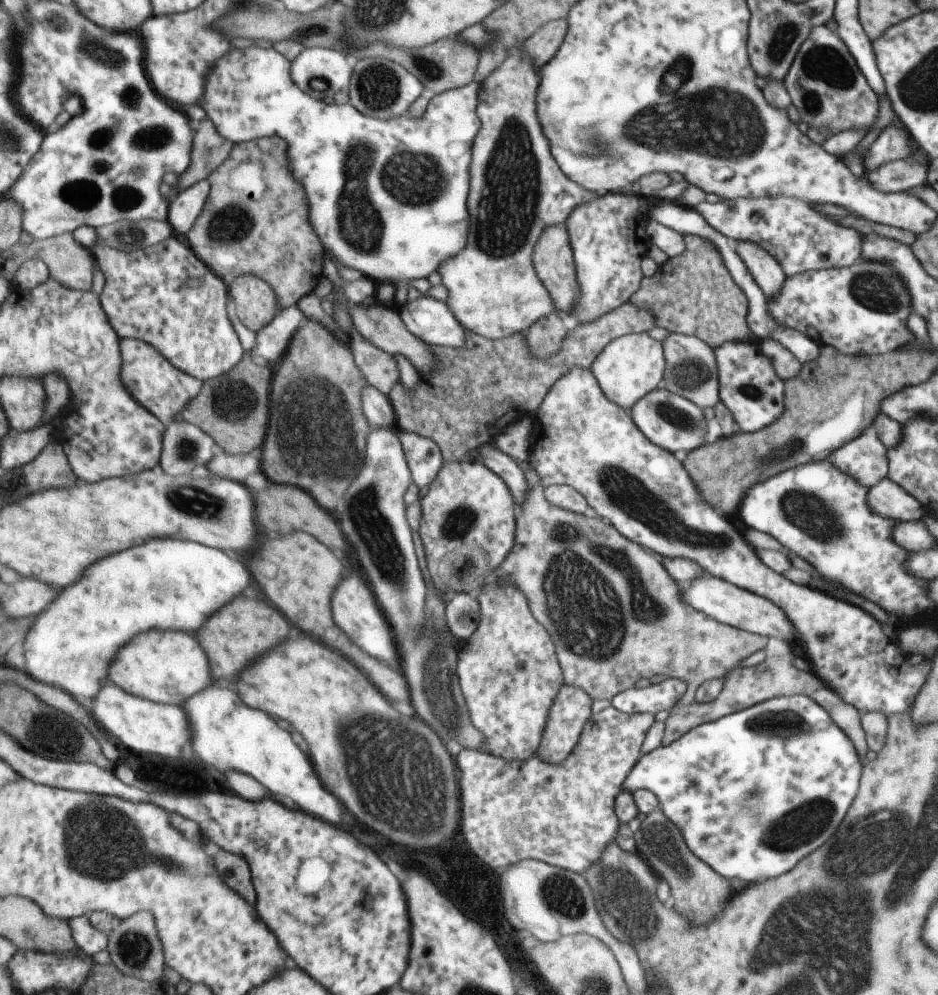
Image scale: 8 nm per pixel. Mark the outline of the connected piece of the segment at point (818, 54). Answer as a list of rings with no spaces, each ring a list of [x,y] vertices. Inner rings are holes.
[[[827,27],[812,28],[782,83],[801,121],[823,129],[828,138],[847,129],[871,130],[877,116],[877,96],[841,38]]]

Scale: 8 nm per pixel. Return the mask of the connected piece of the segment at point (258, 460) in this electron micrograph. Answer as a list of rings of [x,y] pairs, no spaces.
[[[263,446],[248,455],[230,455],[218,449],[206,464],[212,476],[217,475],[242,483],[249,474],[263,472]]]

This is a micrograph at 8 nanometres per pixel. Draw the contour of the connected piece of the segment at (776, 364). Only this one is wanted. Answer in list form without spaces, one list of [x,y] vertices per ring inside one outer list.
[[[773,339],[760,340],[759,349],[761,355],[770,360],[773,374],[779,380],[785,382],[798,374],[800,362],[792,355],[790,349]]]

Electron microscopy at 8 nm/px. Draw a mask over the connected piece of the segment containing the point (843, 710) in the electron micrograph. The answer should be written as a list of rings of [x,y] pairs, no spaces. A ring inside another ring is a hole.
[[[528,462],[519,466],[528,484],[528,497],[518,510],[516,542],[501,563],[497,580],[511,581],[525,598],[529,598],[529,602],[533,602],[533,614],[541,618],[541,626],[549,626],[549,634],[553,634],[553,642],[557,642],[556,658],[561,658],[567,684],[582,688],[592,700],[610,700],[625,688],[635,686],[637,680],[651,679],[655,674],[684,680],[687,692],[668,710],[661,746],[671,744],[700,724],[739,712],[770,698],[805,695],[829,712],[832,721],[856,747],[860,761],[866,760],[867,735],[863,724],[859,724],[857,710],[853,705],[841,704],[839,696],[829,690],[827,684],[823,686],[815,676],[797,670],[793,666],[794,650],[782,656],[765,657],[754,666],[739,666],[743,658],[764,648],[768,638],[717,622],[686,603],[680,586],[653,554],[643,552],[639,544],[629,540],[605,520],[590,519],[554,507],[544,497],[541,478],[528,466]],[[717,677],[721,678],[722,686],[715,699],[704,704],[695,702],[693,696],[697,687],[703,681]]]

